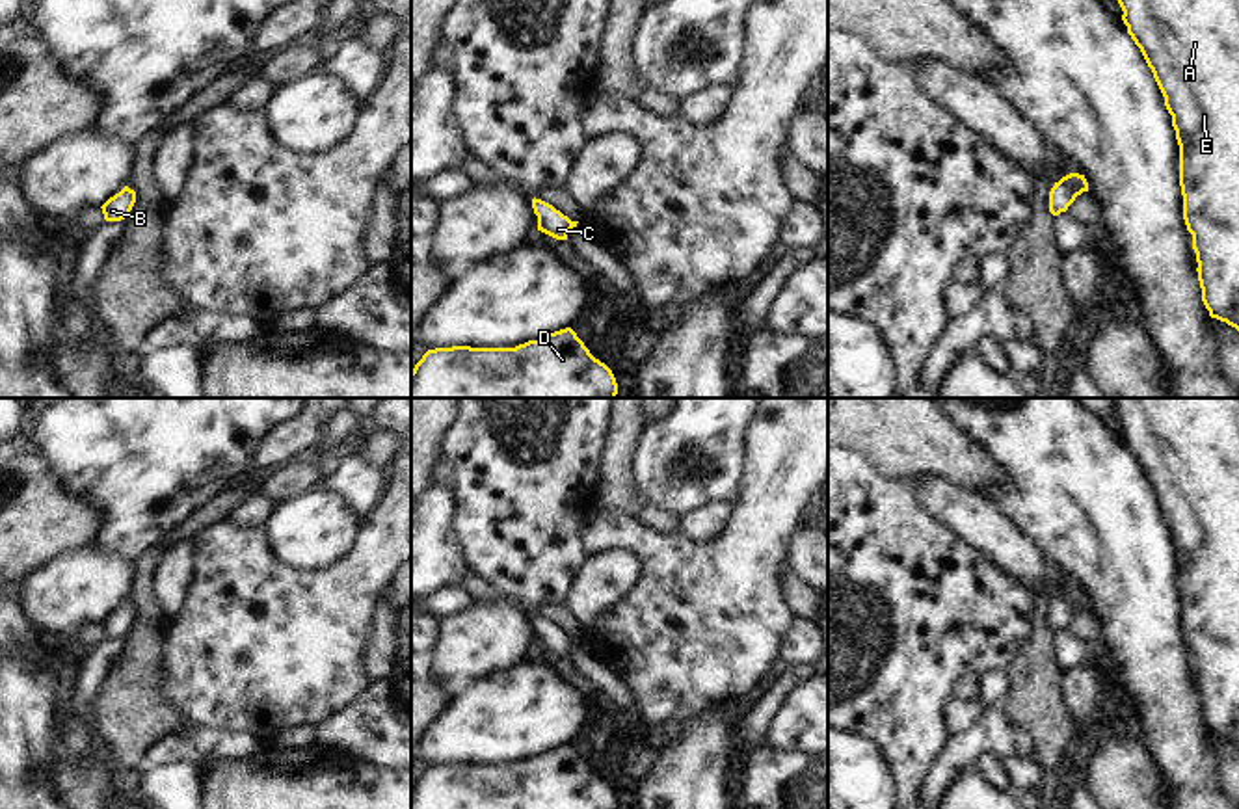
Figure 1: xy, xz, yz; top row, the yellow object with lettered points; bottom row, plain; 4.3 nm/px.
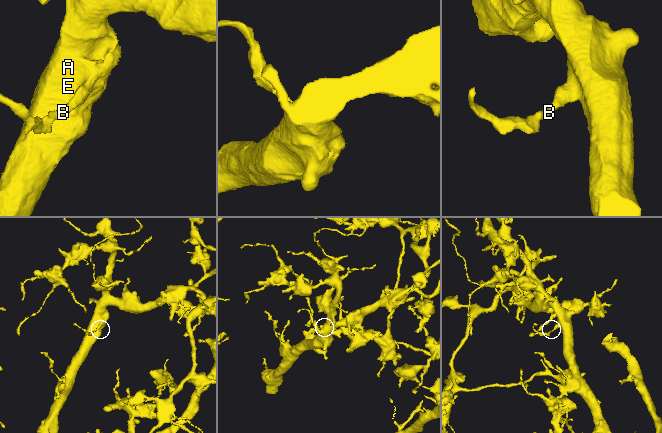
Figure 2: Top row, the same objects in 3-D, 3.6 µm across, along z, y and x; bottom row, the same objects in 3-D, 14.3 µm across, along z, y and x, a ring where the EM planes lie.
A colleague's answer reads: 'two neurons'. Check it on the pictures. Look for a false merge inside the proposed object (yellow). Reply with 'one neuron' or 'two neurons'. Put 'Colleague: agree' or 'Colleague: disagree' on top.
Colleague: disagree
one neuron

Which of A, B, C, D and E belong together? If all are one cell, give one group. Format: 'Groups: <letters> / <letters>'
Groups: A B C D E.

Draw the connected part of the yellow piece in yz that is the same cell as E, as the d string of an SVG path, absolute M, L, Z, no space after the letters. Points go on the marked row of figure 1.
M1118 0L1172 115L1202 301L1239 331L1239 0Z

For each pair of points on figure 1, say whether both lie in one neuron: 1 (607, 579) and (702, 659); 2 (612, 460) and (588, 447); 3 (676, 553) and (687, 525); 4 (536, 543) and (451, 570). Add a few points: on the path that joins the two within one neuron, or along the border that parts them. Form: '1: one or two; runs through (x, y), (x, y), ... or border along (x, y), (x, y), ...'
1: two; border along (631, 551), (639, 579), (601, 612), (596, 627)
2: two; border along (609, 417), (596, 497)
3: two; border along (726, 525), (702, 542), (676, 532)
4: two; border along (456, 540), (462, 547)

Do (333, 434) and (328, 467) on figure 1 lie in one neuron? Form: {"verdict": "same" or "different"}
{"verdict": "same"}

